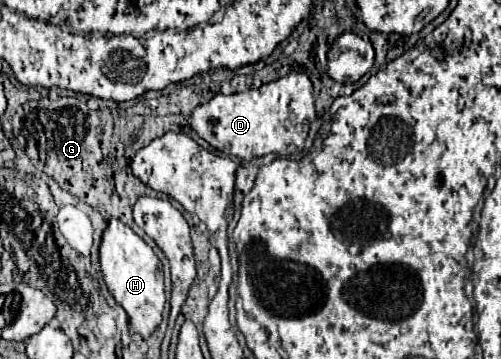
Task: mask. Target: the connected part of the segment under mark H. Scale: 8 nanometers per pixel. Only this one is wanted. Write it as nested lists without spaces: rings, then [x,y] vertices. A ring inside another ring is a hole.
[[[109,219],[109,225],[103,233],[99,257],[101,257],[103,279],[107,283],[109,293],[129,315],[131,333],[137,333],[143,339],[149,339],[159,327],[161,313],[165,307],[163,271],[161,271],[159,257],[141,237],[137,237],[127,225],[123,225],[117,219]]]

